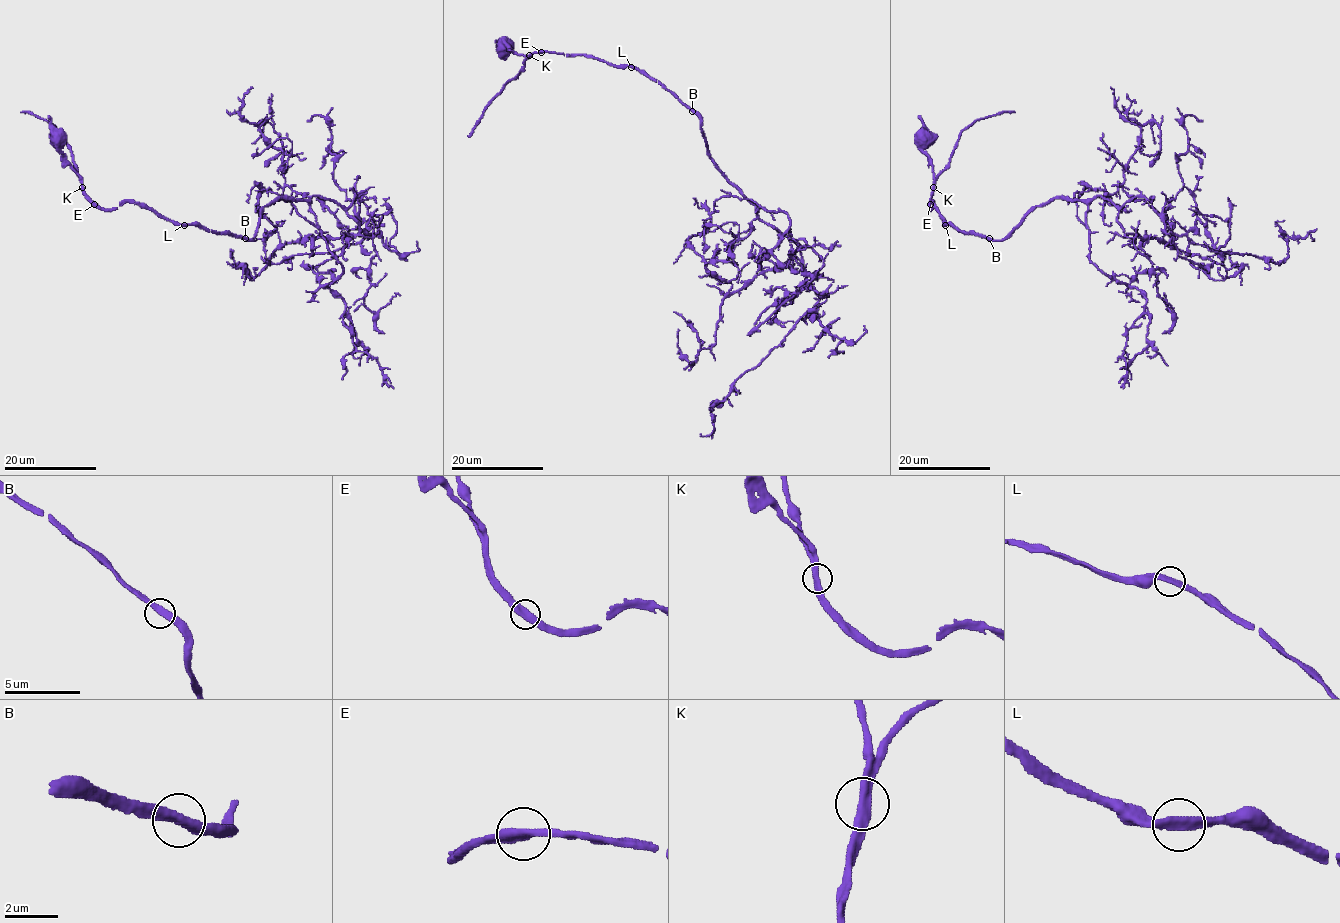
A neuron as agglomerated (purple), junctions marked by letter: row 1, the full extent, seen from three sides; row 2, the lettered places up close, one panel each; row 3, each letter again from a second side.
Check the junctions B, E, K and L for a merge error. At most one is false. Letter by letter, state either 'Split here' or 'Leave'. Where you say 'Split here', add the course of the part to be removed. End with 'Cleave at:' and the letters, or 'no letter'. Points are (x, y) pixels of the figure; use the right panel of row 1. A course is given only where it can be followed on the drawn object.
B: Leave
E: Leave
K: Leave
L: Leave
Cleave at: no letter

